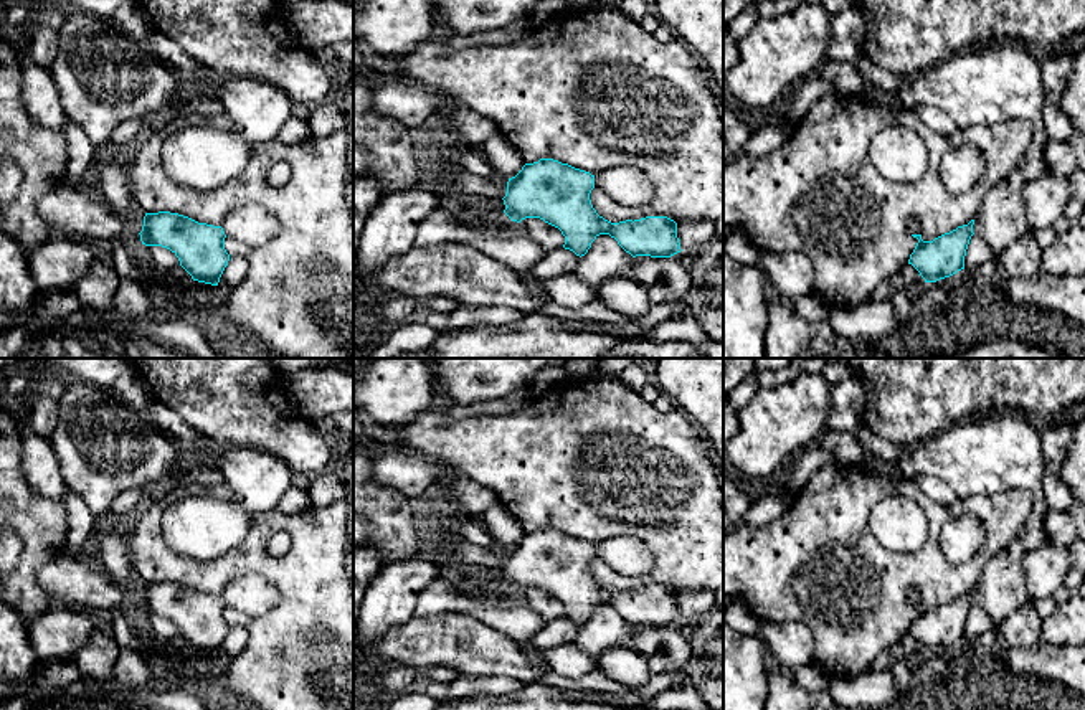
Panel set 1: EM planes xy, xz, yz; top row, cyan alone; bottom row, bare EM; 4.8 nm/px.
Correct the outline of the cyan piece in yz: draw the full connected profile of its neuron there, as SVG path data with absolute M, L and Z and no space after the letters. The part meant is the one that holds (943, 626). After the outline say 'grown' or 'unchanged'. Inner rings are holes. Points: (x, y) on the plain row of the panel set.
M917 588L908 591L908 599L918 609L908 634L912 634L925 652L936 652L964 639L964 626L973 603L974 589L968 594L945 603L933 611L922 609L922 593Z | grown

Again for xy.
M243 575L230 581L221 596L170 581L145 583L139 604L145 616L170 619L193 651L218 656L230 631L226 606L258 618L271 613L279 601L279 591L268 580Z | grown

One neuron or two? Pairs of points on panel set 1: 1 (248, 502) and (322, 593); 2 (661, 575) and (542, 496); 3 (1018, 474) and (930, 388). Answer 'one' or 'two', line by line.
1: two
2: one
3: two

